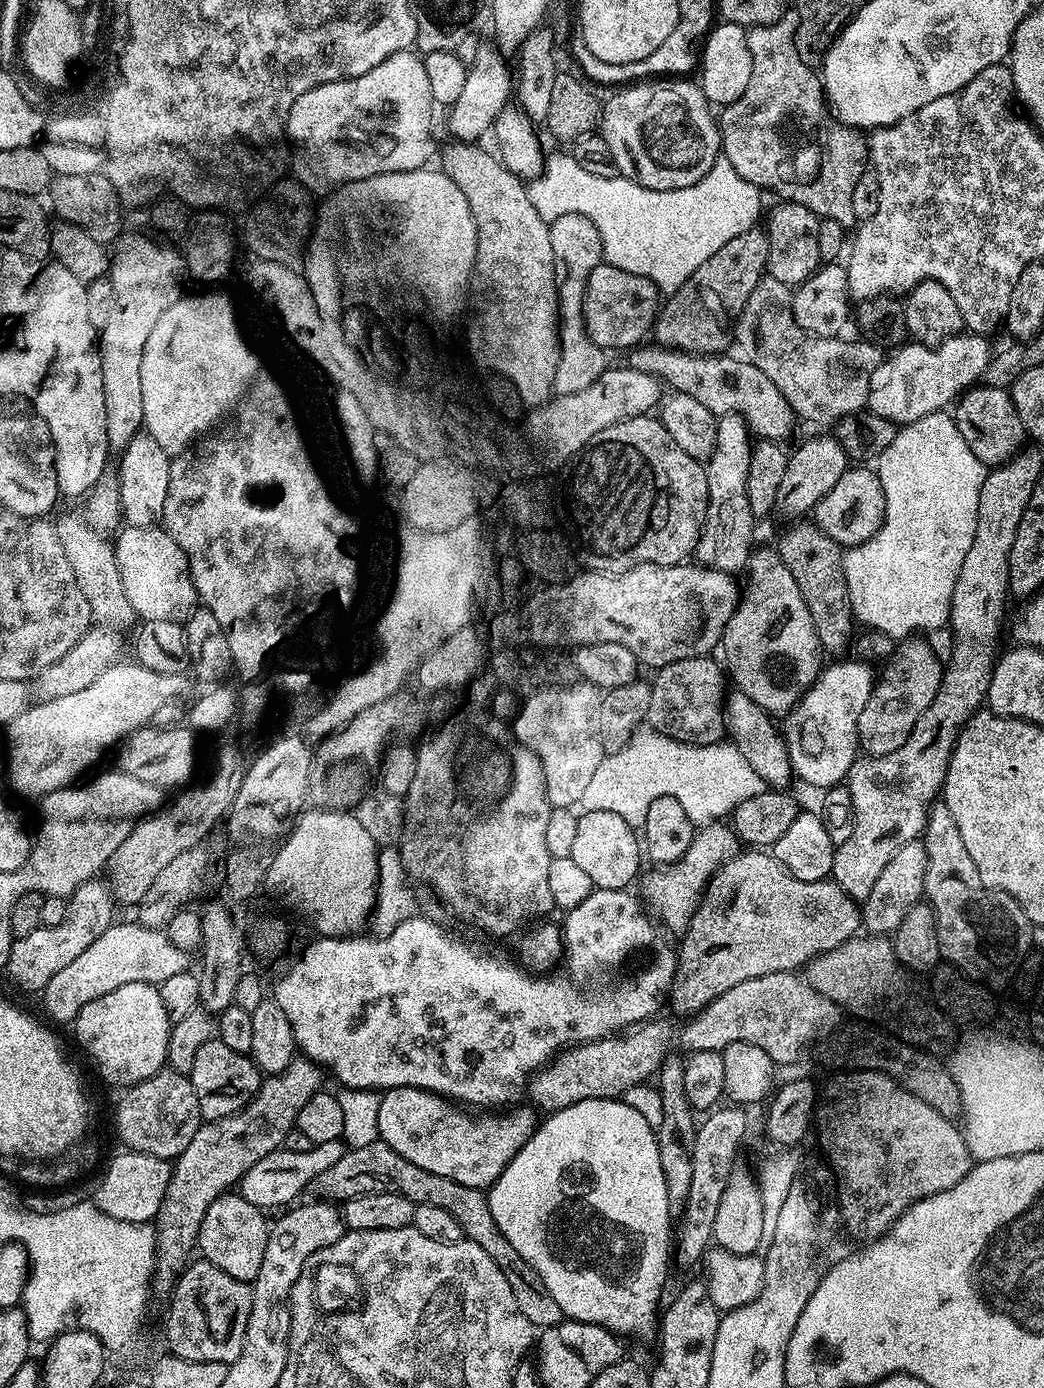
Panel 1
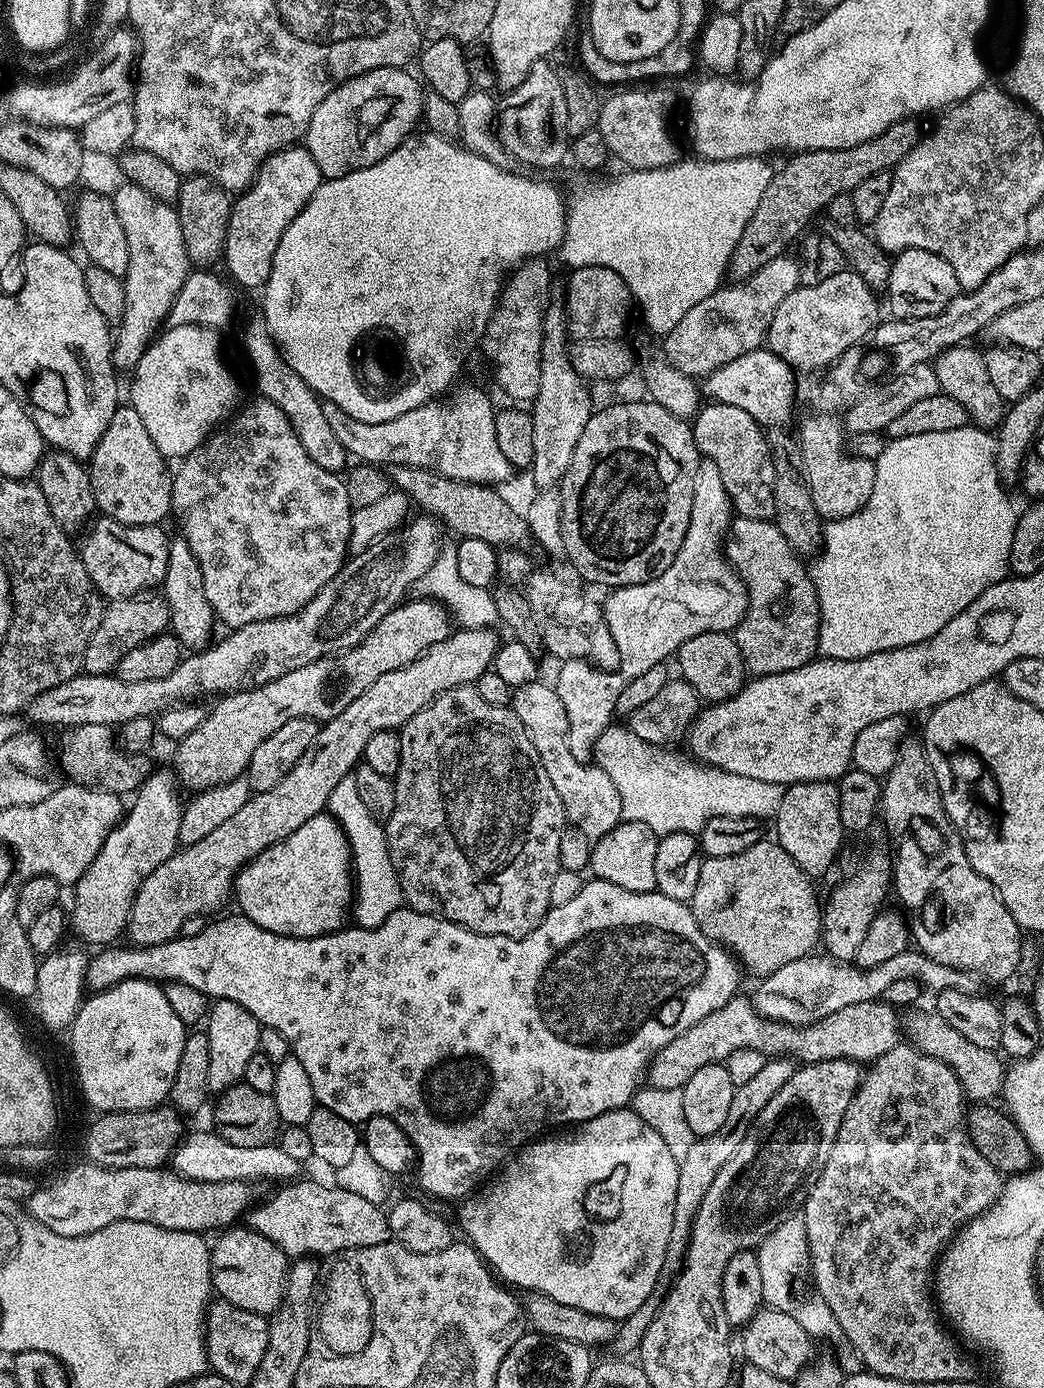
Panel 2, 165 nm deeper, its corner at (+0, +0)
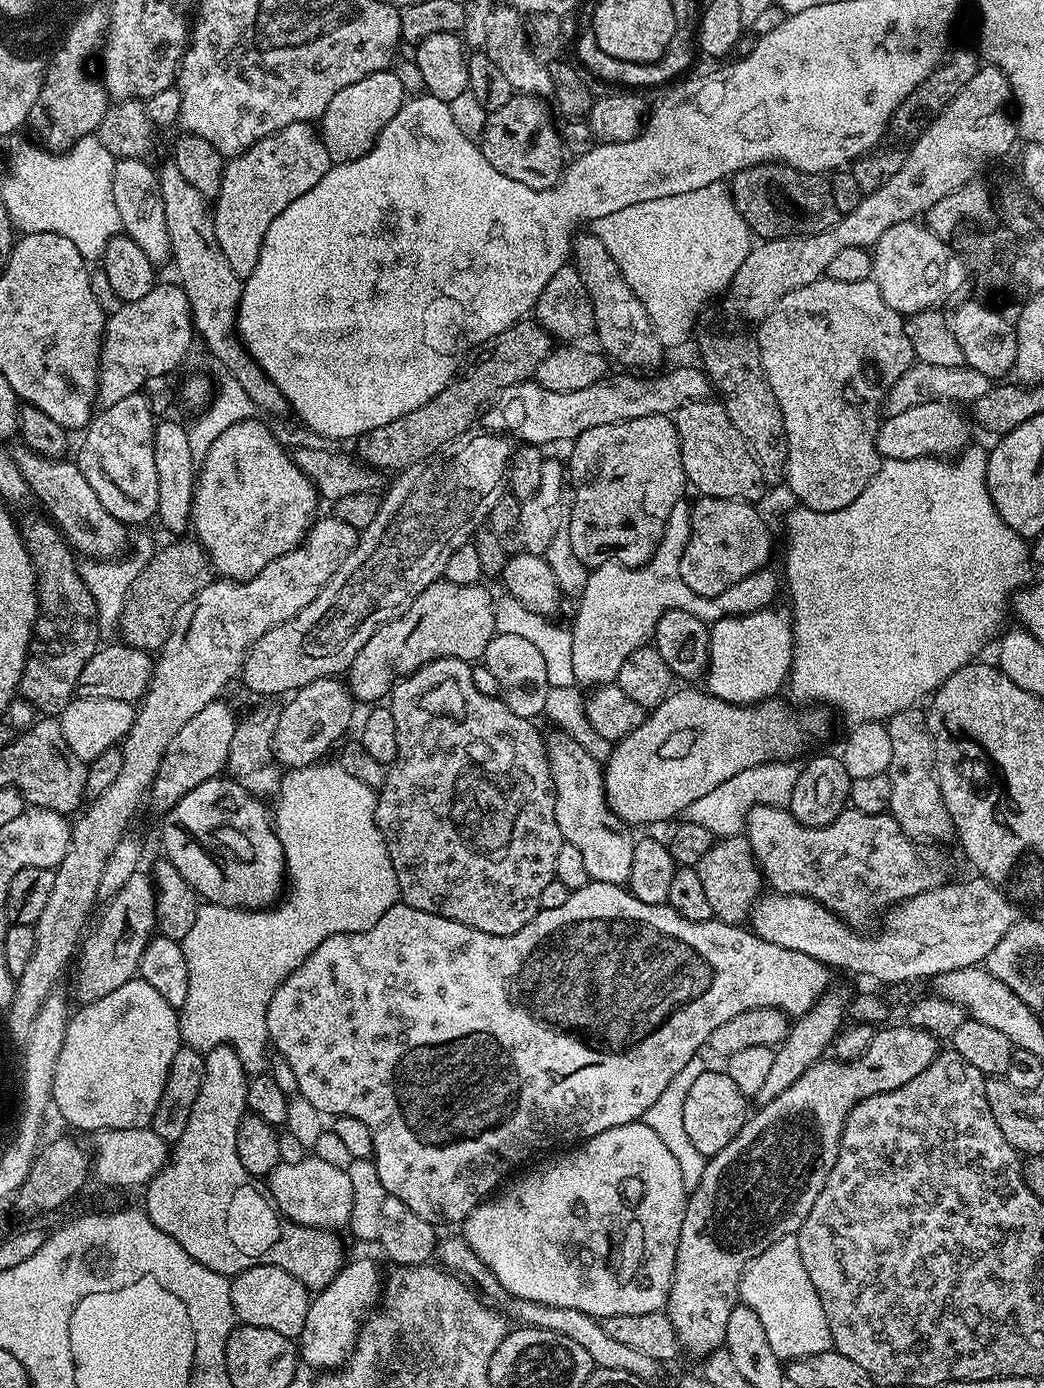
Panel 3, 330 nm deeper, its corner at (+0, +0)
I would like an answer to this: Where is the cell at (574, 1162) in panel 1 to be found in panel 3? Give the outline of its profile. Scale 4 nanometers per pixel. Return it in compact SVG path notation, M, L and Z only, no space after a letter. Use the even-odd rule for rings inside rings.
M637 1122L602 1130L602 1134L594 1134L579 1146L557 1151L541 1160L544 1160L541 1164L533 1163L533 1168L529 1172L521 1171L521 1176L513 1184L505 1183L499 1191L487 1197L483 1204L478 1205L462 1221L462 1235L470 1250L474 1250L478 1258L482 1258L482 1262L491 1270L494 1278L498 1278L500 1285L511 1296L523 1300L542 1302L546 1306L566 1306L570 1310L582 1310L586 1315L597 1318L661 1311L668 1299L668 1287L672 1284L676 1261L676 1234L682 1232L682 1218L690 1195L686 1186L682 1186L682 1170L678 1167L678 1158L670 1155L670 1150L666 1150L662 1138L658 1138L658 1134L650 1130L650 1126Z

